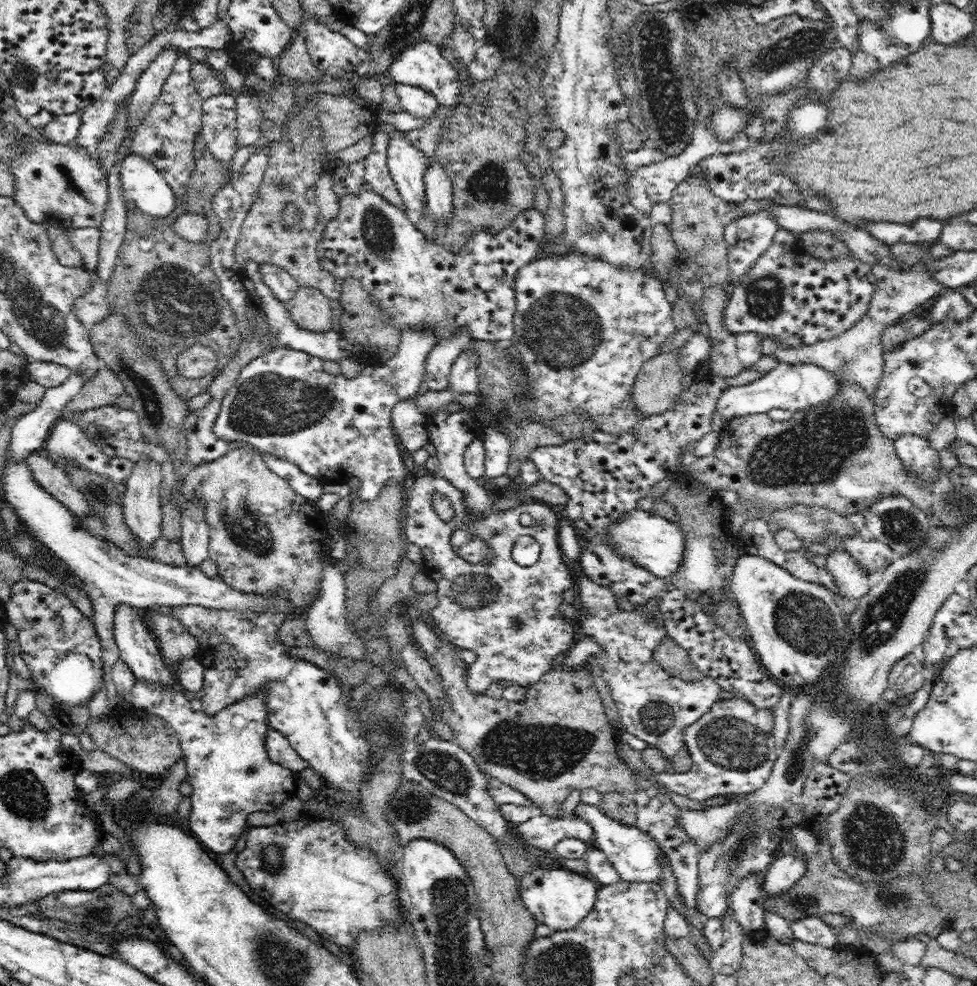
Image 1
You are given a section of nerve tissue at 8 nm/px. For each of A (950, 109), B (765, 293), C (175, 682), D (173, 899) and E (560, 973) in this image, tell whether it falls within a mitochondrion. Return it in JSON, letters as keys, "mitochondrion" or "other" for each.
{"A":"other","B":"mitochondrion","C":"other","D":"other","E":"mitochondrion"}

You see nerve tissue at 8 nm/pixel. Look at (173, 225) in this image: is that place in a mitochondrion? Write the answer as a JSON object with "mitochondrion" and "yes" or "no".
{"mitochondrion":"no"}

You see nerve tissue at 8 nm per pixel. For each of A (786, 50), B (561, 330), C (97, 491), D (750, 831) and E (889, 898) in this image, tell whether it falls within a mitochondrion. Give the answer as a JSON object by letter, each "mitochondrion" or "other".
{"A":"mitochondrion","B":"mitochondrion","C":"mitochondrion","D":"mitochondrion","E":"mitochondrion"}

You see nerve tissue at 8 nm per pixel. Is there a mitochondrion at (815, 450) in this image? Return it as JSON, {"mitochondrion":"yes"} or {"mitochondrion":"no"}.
{"mitochondrion":"yes"}

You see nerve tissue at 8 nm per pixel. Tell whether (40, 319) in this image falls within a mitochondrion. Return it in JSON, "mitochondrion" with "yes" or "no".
{"mitochondrion":"yes"}

